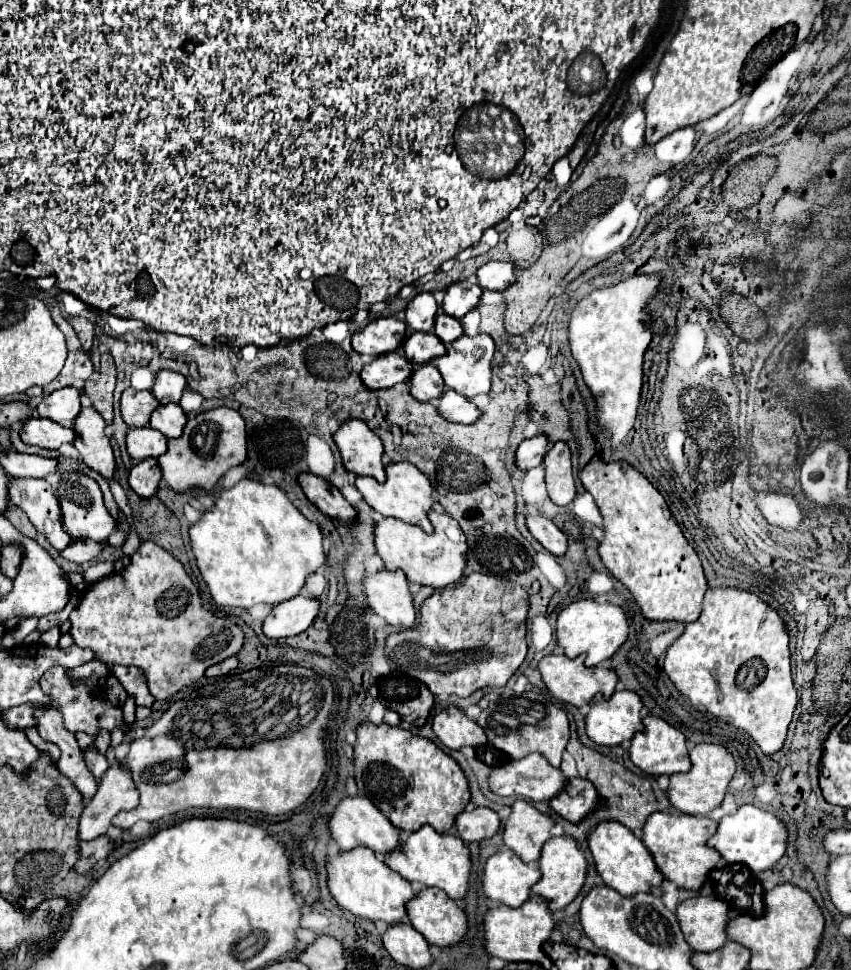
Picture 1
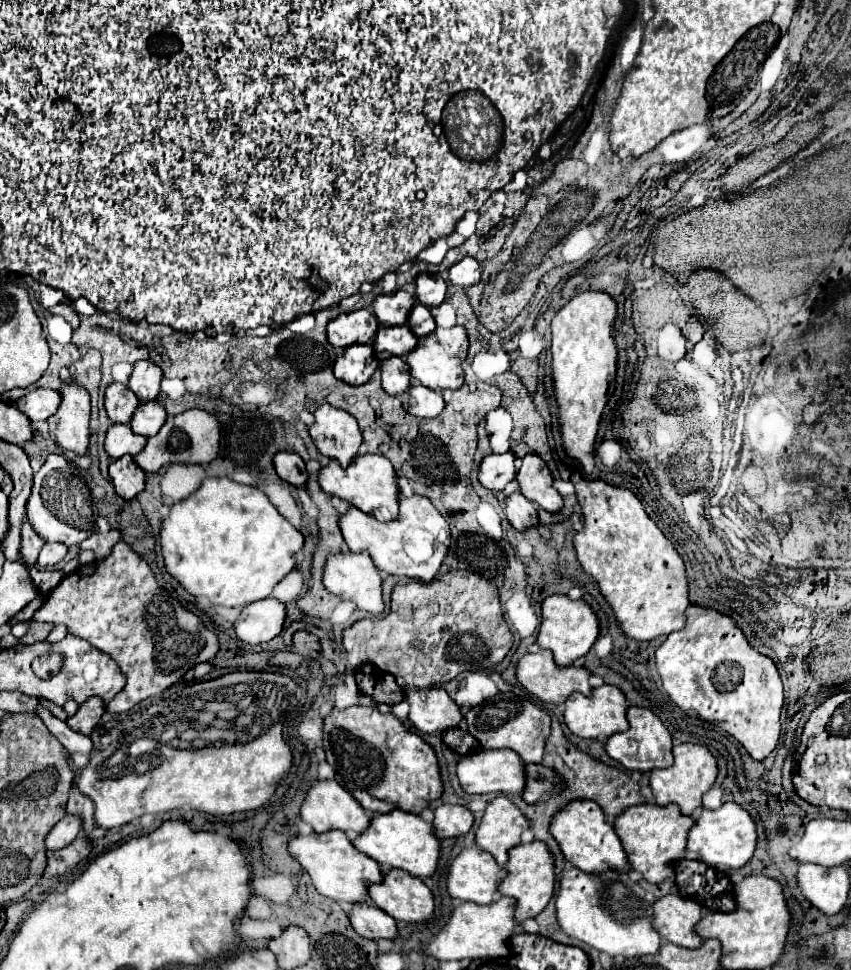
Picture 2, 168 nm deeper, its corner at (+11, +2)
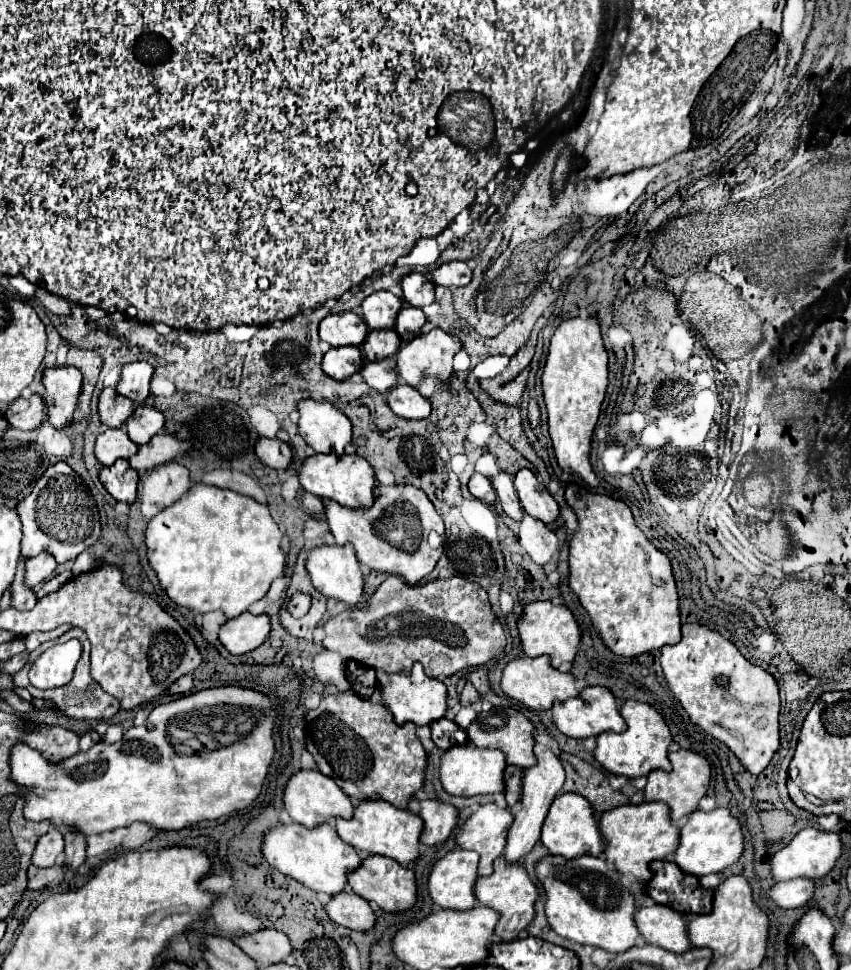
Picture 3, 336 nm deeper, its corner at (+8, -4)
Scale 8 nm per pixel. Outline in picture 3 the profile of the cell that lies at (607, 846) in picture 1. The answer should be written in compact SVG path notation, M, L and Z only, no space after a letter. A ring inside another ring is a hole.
M562 793L554 797L552 807L548 809L548 815L542 825L540 841L548 847L552 855L564 855L564 857L602 855L602 835L598 831L592 807L588 807L588 801L576 793Z

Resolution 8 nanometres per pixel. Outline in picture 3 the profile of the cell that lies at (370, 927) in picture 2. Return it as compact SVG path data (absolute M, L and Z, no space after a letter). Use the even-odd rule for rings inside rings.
M340 891L330 897L324 909L334 923L348 929L372 929L376 923L376 915L370 905L356 893Z

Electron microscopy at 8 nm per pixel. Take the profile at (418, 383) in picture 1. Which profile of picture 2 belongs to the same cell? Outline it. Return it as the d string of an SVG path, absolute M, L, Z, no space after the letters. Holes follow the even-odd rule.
M391 357L391 359L383 361L379 373L381 373L381 385L391 395L407 393L407 389L411 387L409 365L401 357Z

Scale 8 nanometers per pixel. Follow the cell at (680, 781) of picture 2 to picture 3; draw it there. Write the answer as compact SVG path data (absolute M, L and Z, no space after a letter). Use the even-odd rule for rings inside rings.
M688 749L668 753L668 759L672 763L672 771L656 769L648 775L648 783L644 787L644 801L664 801L670 807L670 819L676 821L698 809L698 801L706 795L710 785L710 765L702 755Z

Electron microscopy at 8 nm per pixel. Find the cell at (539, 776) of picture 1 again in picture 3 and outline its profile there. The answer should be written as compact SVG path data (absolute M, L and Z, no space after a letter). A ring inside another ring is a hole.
M456 745L444 751L440 757L440 783L450 795L490 795L504 791L504 753L498 749L486 749L476 745Z

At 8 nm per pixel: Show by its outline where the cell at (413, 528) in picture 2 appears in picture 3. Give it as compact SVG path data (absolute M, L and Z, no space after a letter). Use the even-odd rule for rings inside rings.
M374 485L374 505L370 509L350 509L332 501L324 501L326 521L338 545L346 541L354 545L362 565L374 571L404 577L416 585L426 577L442 555L444 523L426 495L412 485Z

